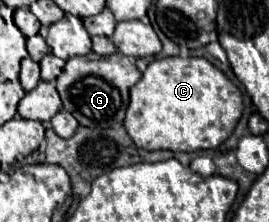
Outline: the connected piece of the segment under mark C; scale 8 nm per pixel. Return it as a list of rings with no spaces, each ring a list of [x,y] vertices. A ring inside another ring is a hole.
[[[161,58],[153,60],[143,72],[141,80],[131,88],[131,102],[125,112],[125,130],[137,148],[143,150],[171,150],[171,152],[197,152],[223,144],[235,130],[243,114],[243,100],[239,88],[209,60],[205,58]]]

